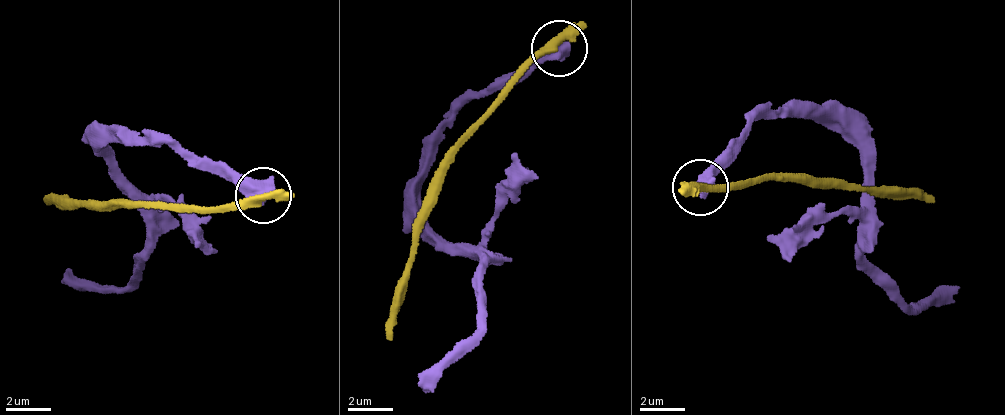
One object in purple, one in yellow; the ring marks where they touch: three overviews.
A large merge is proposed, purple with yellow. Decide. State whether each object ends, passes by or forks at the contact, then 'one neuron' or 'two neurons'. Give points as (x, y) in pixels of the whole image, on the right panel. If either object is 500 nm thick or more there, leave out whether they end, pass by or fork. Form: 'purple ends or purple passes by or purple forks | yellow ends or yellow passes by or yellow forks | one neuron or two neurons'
two neurons

